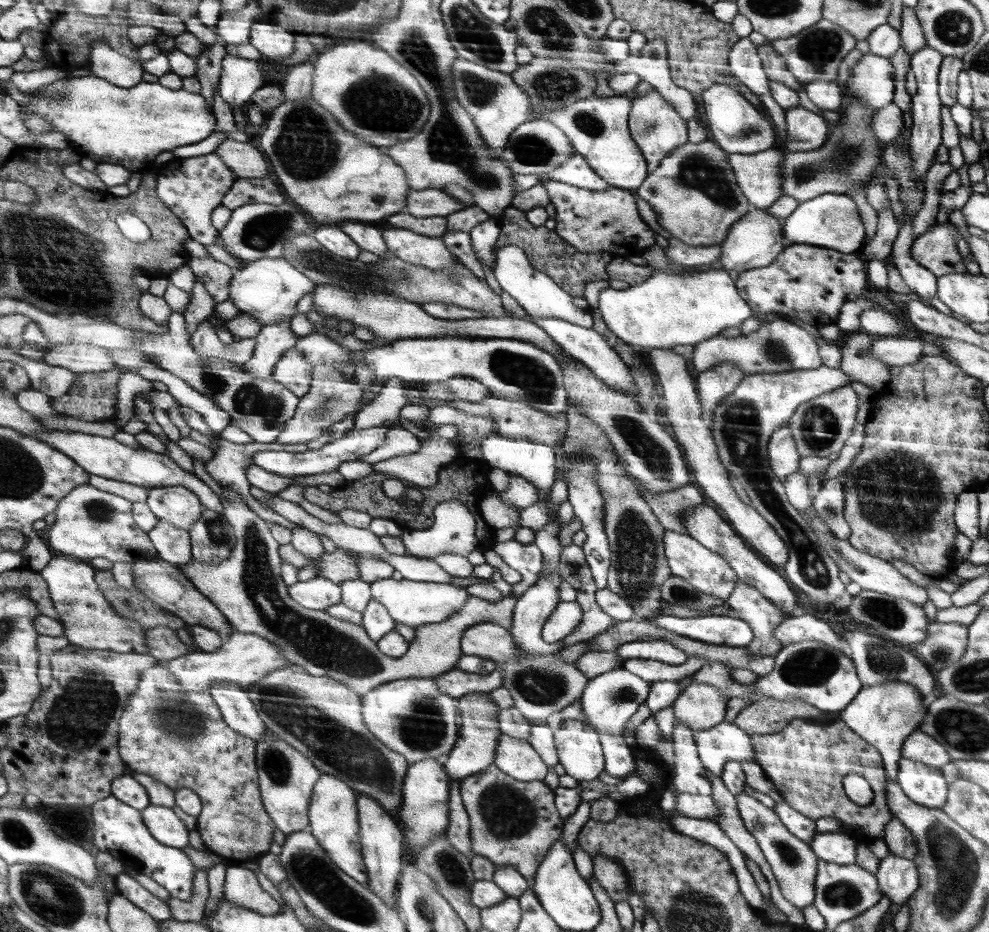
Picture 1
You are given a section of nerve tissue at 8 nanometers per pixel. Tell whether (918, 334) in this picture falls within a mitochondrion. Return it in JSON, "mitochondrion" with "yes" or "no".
{"mitochondrion":"no"}

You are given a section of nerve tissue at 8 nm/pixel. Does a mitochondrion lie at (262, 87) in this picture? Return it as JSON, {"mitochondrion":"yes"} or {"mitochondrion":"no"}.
{"mitochondrion":"no"}

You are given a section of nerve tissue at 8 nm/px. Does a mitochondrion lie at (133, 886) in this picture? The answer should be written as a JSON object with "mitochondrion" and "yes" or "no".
{"mitochondrion":"no"}

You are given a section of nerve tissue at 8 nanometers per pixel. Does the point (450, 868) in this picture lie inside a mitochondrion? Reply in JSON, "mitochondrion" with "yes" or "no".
{"mitochondrion":"yes"}

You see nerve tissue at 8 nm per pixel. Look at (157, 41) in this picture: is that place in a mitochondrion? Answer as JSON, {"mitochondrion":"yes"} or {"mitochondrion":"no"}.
{"mitochondrion":"no"}

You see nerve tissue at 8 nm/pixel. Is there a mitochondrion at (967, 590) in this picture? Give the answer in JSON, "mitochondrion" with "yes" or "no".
{"mitochondrion":"no"}

